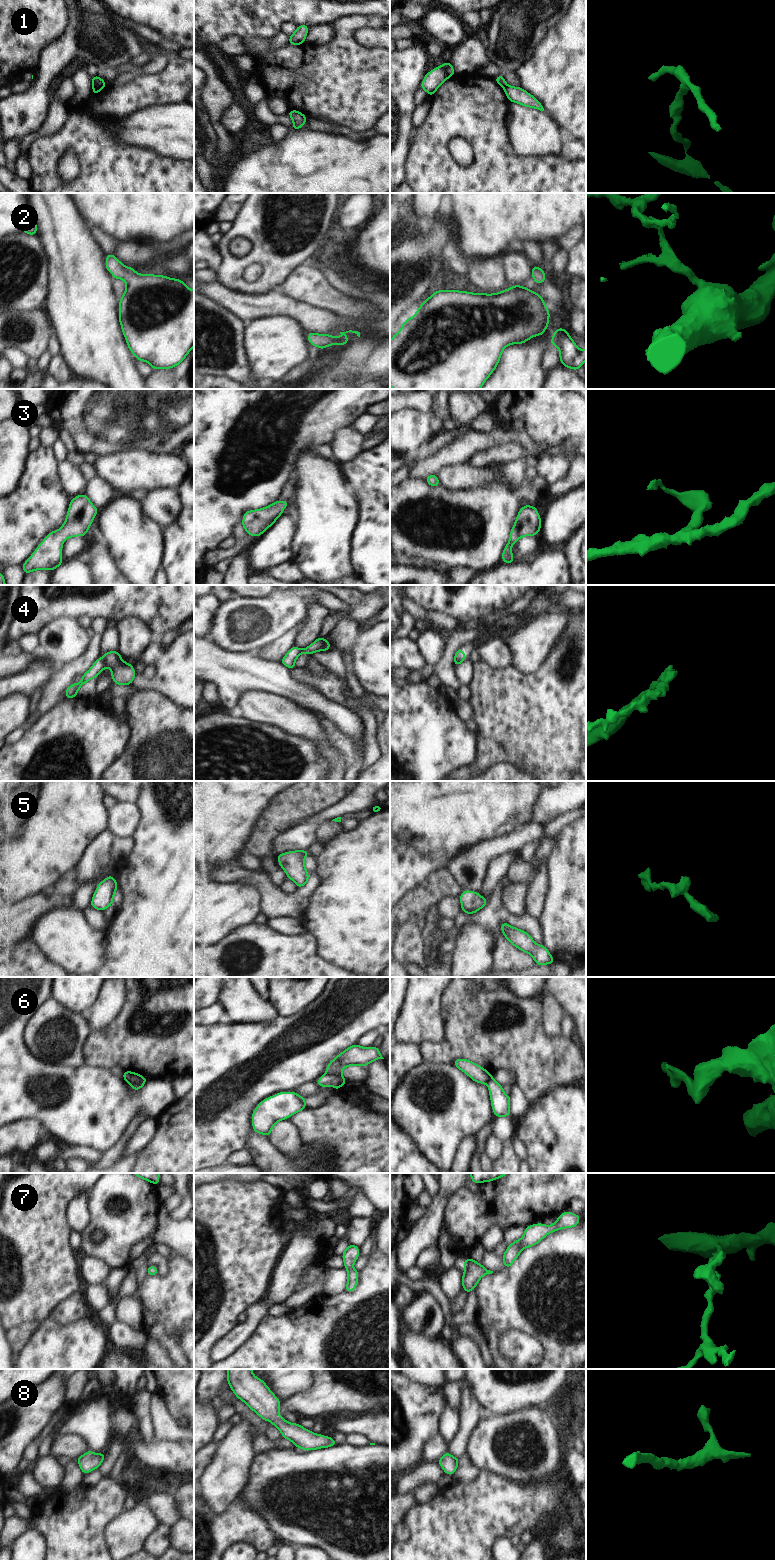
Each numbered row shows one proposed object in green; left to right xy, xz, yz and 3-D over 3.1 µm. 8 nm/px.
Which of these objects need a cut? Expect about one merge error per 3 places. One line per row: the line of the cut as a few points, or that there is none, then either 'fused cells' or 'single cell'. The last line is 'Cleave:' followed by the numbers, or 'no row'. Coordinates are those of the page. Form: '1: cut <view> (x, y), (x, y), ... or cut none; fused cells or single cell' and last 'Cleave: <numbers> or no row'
1: cut xy (93, 85), (103, 87); fused cells
2: cut none; single cell
3: cut none; single cell
4: cut xy (102, 658), (105, 666); fused cells
5: cut none; single cell
6: cut xz (326, 1073), (340, 1074); fused cells
7: cut none; single cell
8: cut none; single cell
Cleave: 1, 4, 6

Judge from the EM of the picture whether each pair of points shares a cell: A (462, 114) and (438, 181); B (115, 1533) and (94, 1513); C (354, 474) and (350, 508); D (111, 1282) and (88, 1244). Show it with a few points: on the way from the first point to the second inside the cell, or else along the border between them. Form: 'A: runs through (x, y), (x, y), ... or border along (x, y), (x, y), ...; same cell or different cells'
A: runs through (445, 131), (438, 147), (438, 164); same cell
B: border along (120, 1512), (108, 1524), (104, 1534), (108, 1549); different cells
C: border along (341, 464), (348, 481); different cells
D: border along (127, 1266), (112, 1269); different cells

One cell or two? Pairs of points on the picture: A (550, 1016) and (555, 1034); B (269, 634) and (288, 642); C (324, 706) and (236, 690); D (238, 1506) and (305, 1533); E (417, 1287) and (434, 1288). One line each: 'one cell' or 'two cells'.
A: one cell
B: two cells
C: one cell
D: two cells
E: one cell

